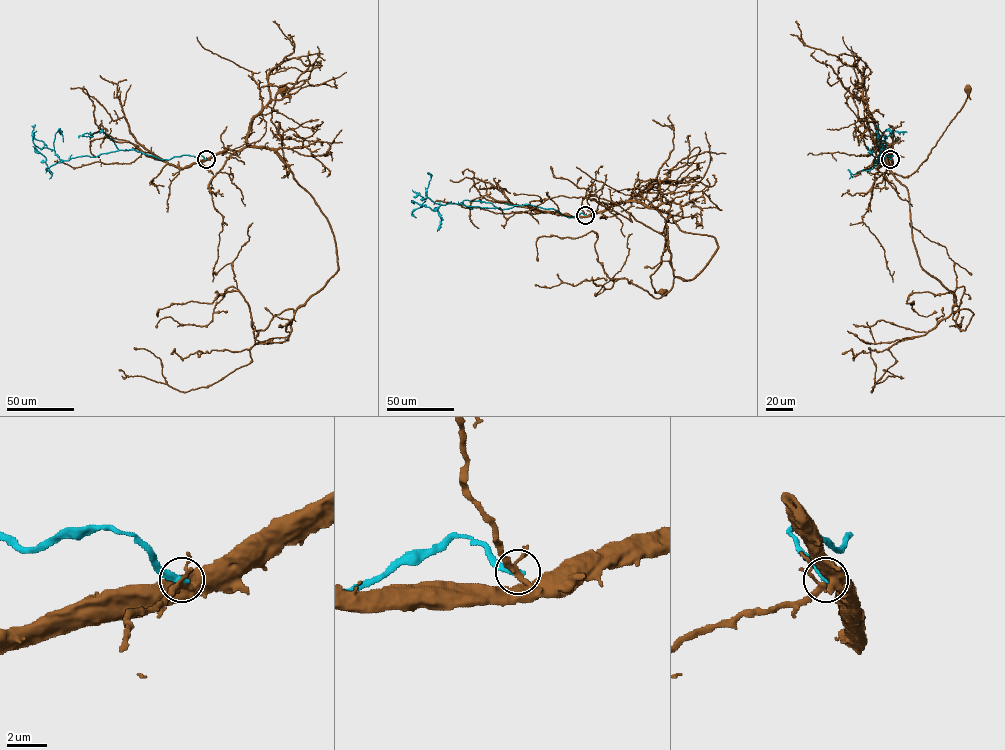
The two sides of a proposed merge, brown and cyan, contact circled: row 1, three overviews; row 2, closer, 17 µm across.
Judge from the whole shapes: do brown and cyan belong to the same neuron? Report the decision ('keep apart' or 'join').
keep apart

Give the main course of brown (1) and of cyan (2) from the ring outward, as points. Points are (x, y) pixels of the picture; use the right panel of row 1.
1: (890, 159), (885, 150), (877, 147), (883, 149), (891, 173), (904, 177), (913, 174), (959, 110), (967, 89)
2: (890, 159), (892, 155), (883, 159), (882, 149), (878, 159), (886, 153), (883, 133), (906, 132)

